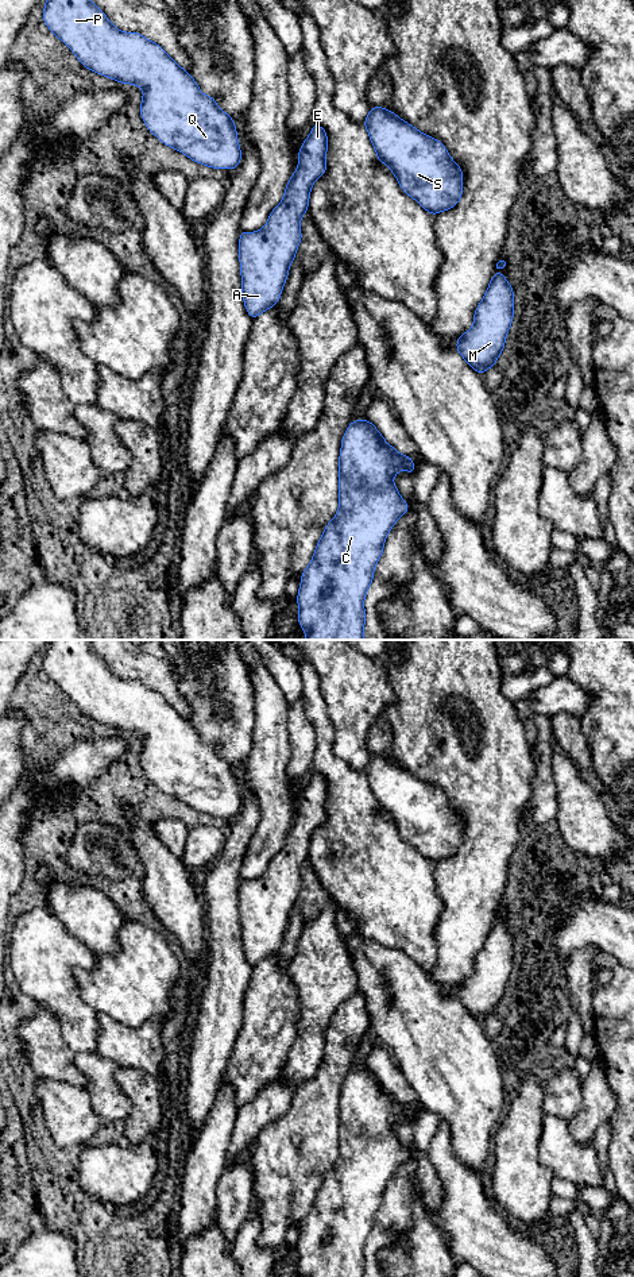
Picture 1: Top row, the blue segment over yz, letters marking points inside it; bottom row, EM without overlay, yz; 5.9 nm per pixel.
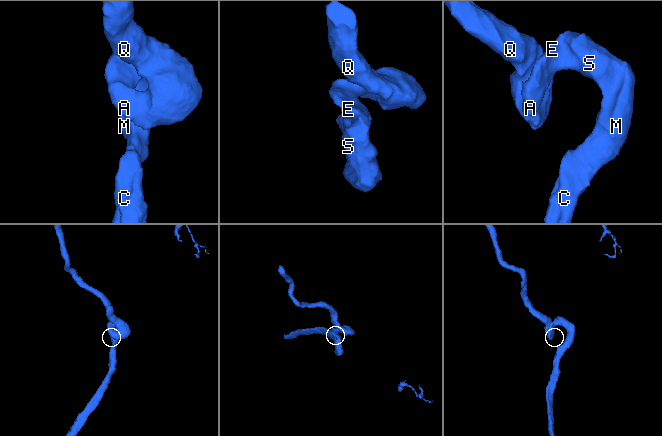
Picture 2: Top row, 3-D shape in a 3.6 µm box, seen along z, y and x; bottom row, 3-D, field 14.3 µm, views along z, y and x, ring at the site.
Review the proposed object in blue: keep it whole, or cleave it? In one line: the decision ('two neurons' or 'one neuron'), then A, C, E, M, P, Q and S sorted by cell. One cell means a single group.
one neuron; A C E M P Q S

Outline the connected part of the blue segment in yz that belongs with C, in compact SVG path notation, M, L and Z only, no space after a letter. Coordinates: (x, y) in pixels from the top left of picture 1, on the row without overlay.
M352 1068L341 1087L339 1103L339 1158L325 1173L309 1214L301 1222L297 1243L298 1273L302 1277L364 1277L364 1247L374 1228L374 1219L382 1205L384 1189L395 1170L409 1160L394 1124L406 1118L414 1123L414 1107L390 1093L370 1068Z

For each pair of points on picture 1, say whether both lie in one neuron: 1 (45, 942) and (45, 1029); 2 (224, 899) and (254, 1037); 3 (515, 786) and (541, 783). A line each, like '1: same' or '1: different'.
1: different
2: different
3: different

